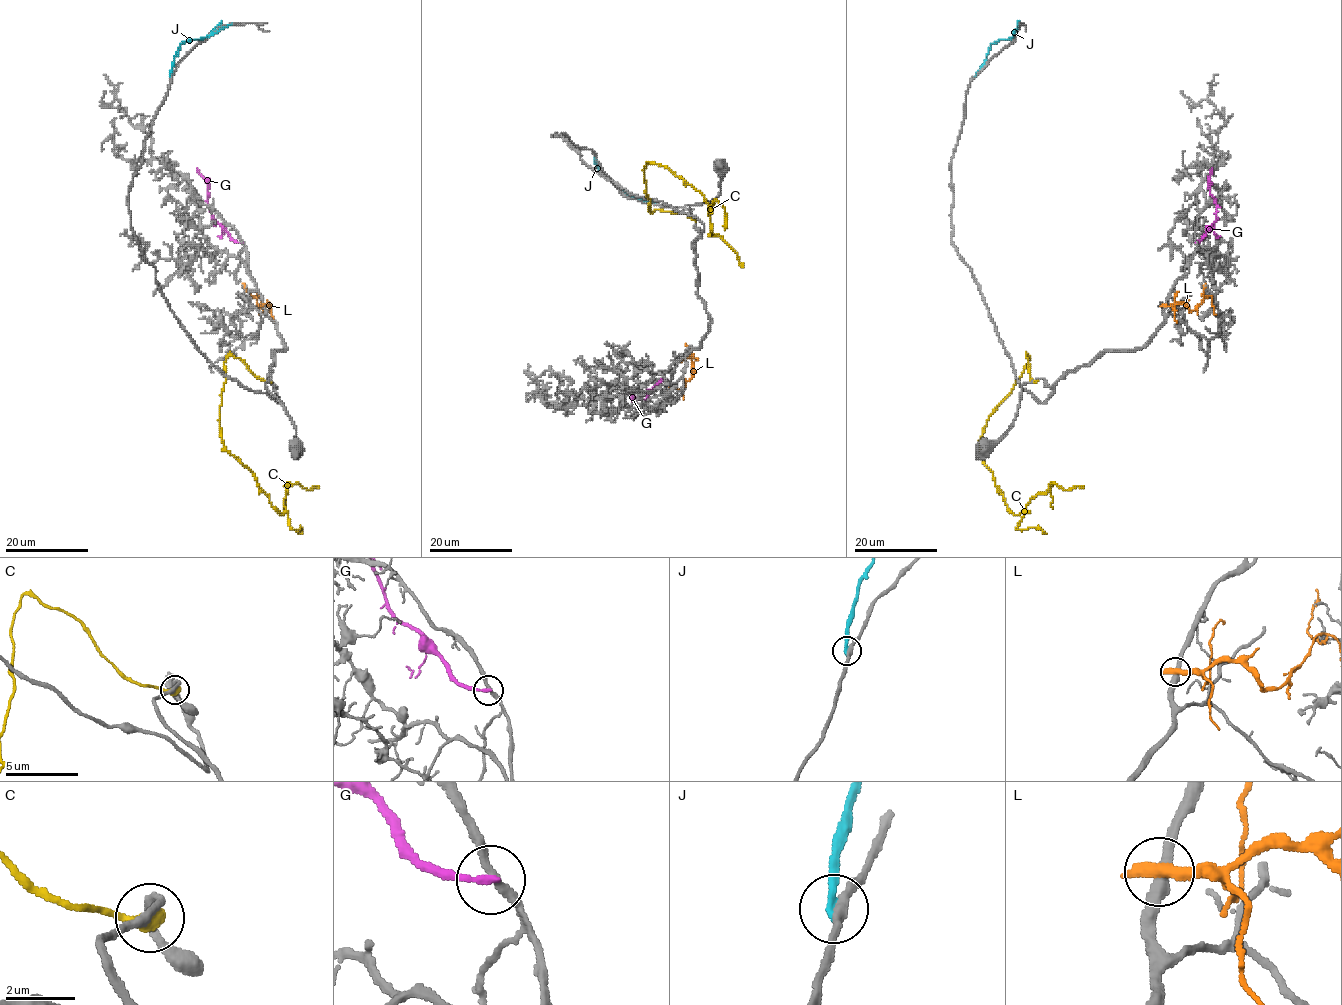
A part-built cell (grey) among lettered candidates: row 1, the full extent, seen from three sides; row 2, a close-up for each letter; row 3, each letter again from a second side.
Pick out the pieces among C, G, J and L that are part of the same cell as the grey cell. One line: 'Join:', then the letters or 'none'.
Join: none

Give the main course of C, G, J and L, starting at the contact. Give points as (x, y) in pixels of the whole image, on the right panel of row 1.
C: (1036, 381), (1026, 355), (987, 420), (982, 460), (1015, 514), (1052, 484), (1083, 487)
G: (1194, 241), (1216, 218), (1208, 177), (1212, 168)
J: (975, 76), (990, 46), (1012, 38), (1020, 23)
L: (1165, 305), (1182, 302), (1192, 310), (1207, 295), (1211, 297), (1216, 315)

